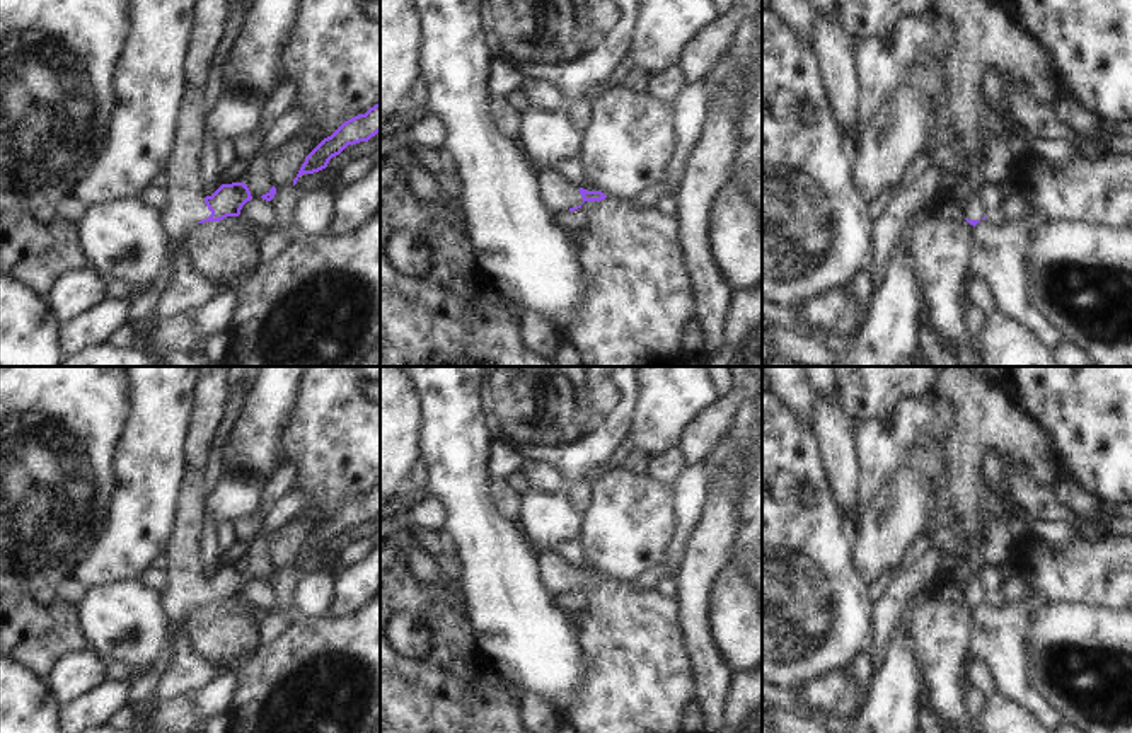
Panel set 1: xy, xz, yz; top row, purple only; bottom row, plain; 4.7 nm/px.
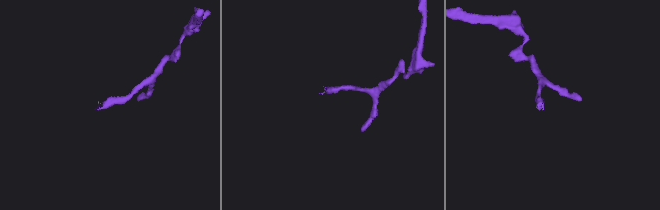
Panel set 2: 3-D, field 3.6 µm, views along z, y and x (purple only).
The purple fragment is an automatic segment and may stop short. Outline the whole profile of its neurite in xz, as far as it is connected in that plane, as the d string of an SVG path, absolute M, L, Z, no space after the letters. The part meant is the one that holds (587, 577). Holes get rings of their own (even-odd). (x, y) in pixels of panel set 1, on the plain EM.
M552 551L537 557L537 571L540 585L551 597L564 592L575 593L581 590L585 583L602 583L607 580L602 573L586 573L569 566Z

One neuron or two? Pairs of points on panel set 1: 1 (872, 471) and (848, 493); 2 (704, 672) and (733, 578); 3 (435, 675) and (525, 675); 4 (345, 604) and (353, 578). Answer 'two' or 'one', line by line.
1: two
2: two
3: two
4: one

